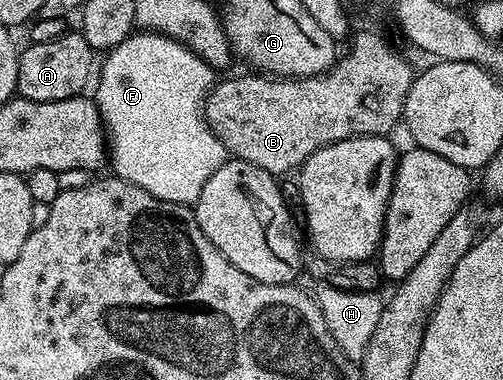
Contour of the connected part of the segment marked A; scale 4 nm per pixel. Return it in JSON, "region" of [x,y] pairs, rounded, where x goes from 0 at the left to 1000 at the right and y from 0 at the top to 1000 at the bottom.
{"region":[[[131,84],[103,111],[50,118],[38,134],[38,153],[32,247],[52,263],[97,268],[147,258],[165,250],[187,205],[187,137],[157,84]]]}

